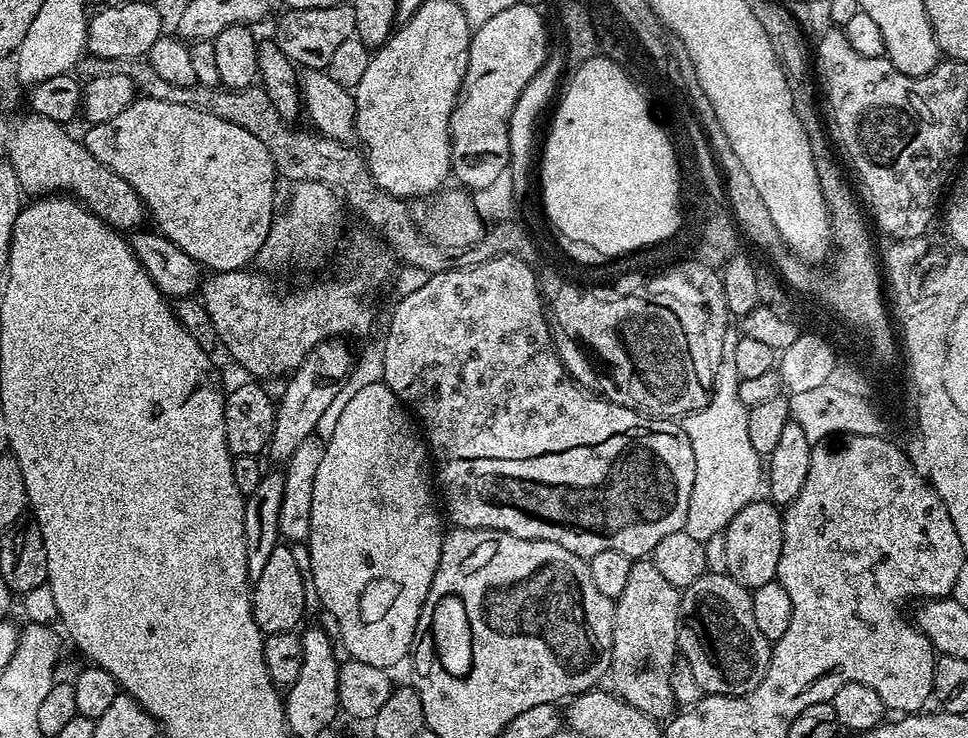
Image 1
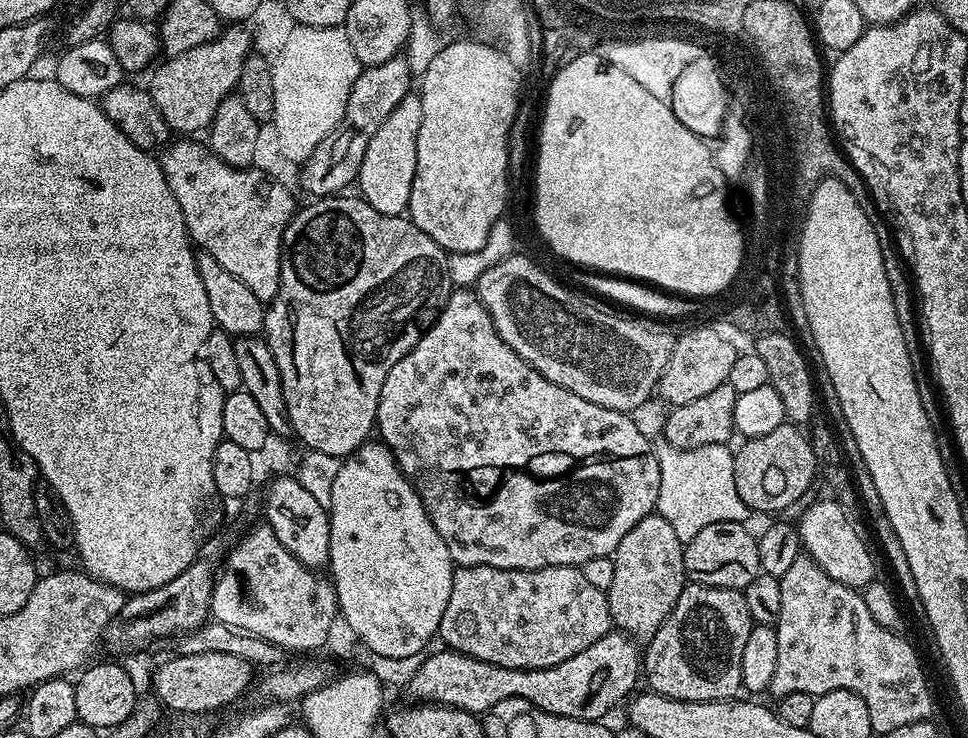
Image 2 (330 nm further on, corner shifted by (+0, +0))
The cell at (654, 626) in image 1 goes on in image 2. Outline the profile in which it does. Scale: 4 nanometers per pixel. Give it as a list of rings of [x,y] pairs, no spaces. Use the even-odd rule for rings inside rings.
[[[653,514],[642,518],[642,522],[618,542],[612,561],[614,582],[610,582],[606,593],[612,623],[633,640],[647,642],[671,614],[686,587],[684,544],[666,518]]]

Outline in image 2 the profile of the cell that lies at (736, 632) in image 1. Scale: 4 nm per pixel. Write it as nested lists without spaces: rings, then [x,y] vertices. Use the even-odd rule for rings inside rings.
[[[689,583],[682,590],[671,614],[643,649],[642,672],[646,680],[648,676],[647,687],[658,696],[686,702],[706,704],[731,701],[742,688],[742,650],[753,623],[743,591],[734,588],[707,588],[705,584]]]

